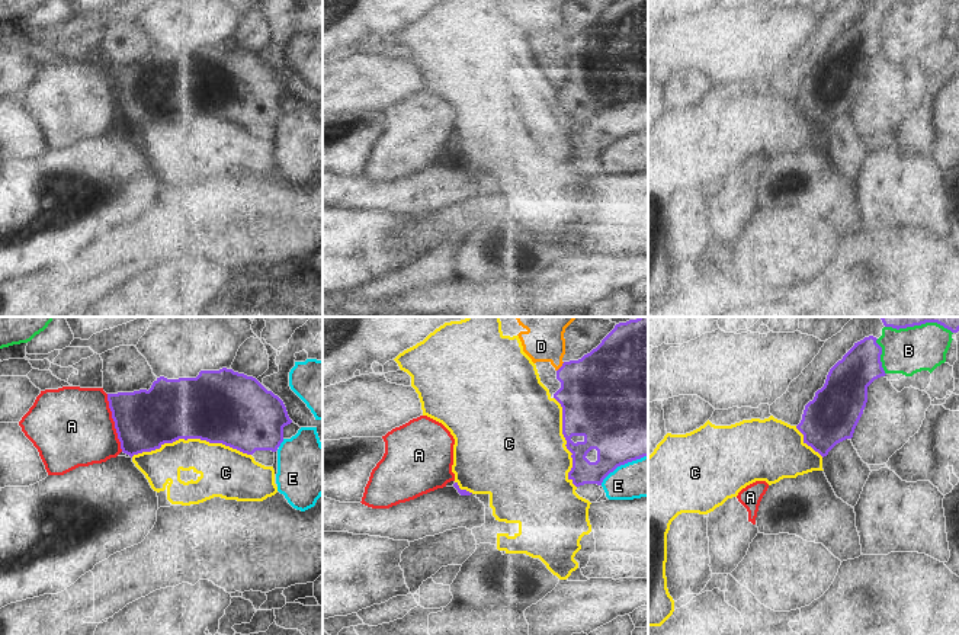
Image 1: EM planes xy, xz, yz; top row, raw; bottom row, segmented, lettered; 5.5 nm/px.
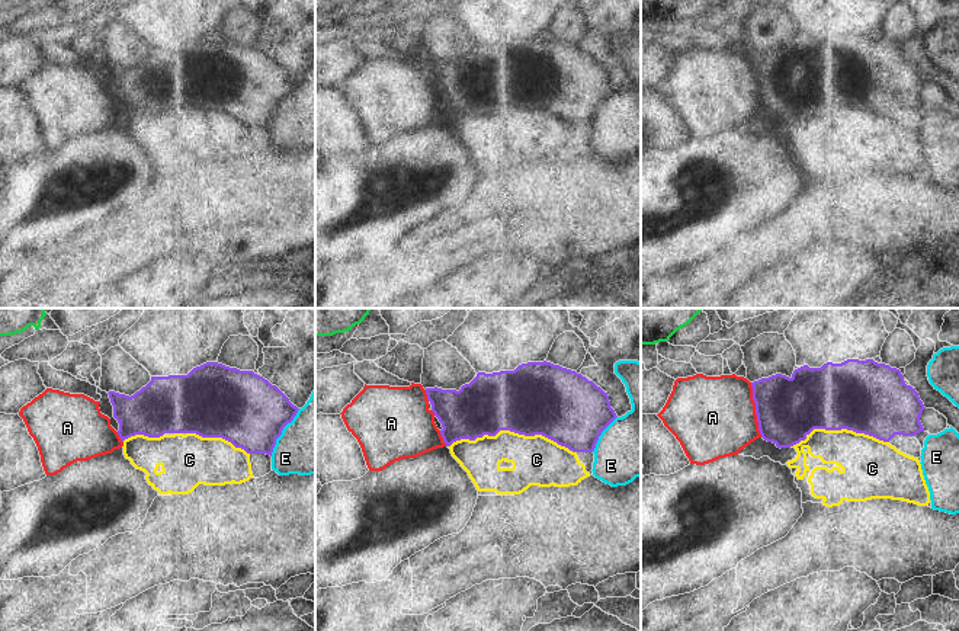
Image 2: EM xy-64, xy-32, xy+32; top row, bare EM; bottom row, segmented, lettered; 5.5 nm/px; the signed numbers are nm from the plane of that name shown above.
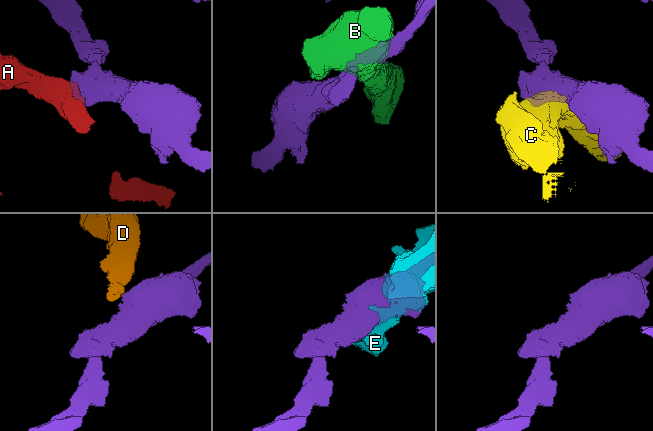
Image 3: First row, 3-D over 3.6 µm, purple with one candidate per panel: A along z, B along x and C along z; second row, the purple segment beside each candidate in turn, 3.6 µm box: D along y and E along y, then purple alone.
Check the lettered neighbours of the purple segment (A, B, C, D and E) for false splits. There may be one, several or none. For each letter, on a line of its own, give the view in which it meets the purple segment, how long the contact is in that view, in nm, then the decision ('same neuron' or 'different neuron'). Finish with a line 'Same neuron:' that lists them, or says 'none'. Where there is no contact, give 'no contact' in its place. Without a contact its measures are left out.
A: contact in xy; length 340 nm; different neuron
B: contact in yz; length 200 nm; different neuron
C: contact in xy; length 650 nm; different neuron
D: contact in xz; length 70 nm; different neuron
E: contact in xz; length 300 nm; different neuron
Same neuron: none

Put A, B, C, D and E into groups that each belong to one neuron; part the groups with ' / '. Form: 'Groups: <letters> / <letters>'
Groups: A / B / C / D / E

